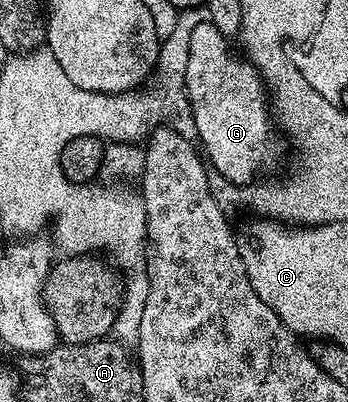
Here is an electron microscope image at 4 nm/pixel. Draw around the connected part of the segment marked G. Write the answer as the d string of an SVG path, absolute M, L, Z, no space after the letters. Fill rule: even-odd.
M212 22L197 25L191 33L185 88L192 86L192 95L188 98L190 104L196 102L195 137L210 159L211 169L233 186L246 186L267 175L264 173L268 165L276 158L277 131L263 78L247 57L232 51L228 42L231 42L229 35L218 32Z

